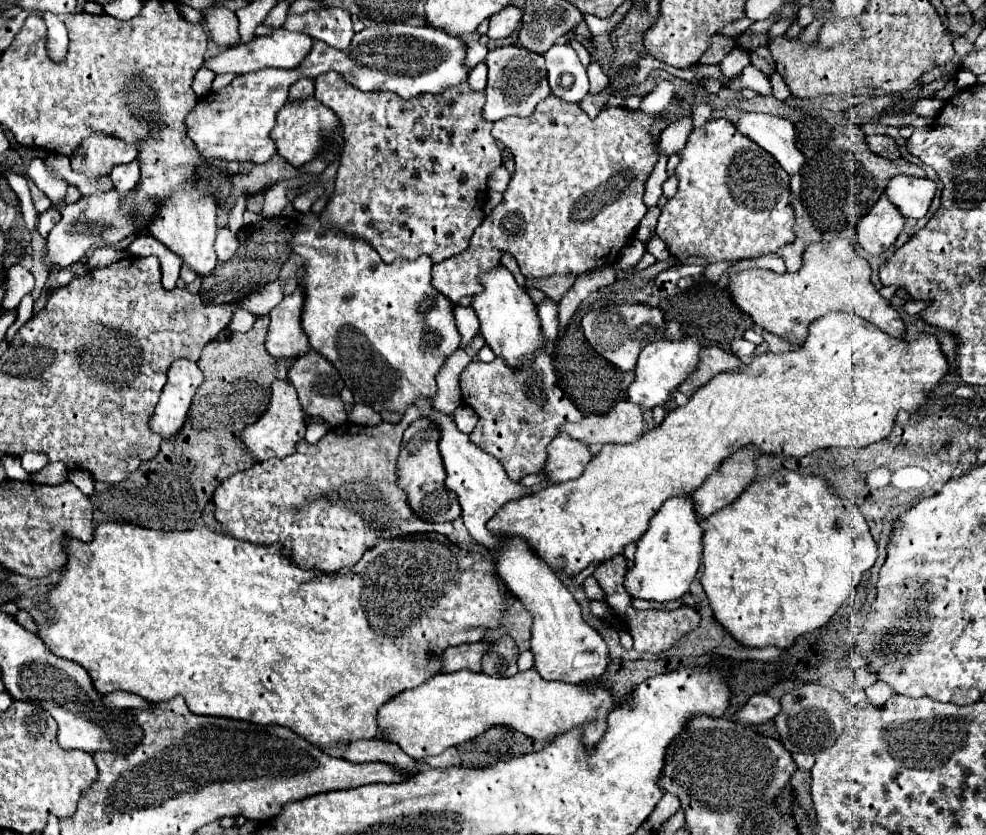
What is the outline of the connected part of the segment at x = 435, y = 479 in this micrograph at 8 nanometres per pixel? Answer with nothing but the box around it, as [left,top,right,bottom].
[396,419,460,523]

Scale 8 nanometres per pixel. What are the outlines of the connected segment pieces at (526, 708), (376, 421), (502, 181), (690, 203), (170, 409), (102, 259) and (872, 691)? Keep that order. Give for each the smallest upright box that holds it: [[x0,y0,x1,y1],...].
[[376,669,614,761],[348,405,382,425],[488,167,510,193],[668,119,794,267],[150,359,204,439],[88,247,126,271],[866,681,892,705]]

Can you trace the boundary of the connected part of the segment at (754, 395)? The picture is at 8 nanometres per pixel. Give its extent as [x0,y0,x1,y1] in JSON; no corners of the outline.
[487,311,950,575]

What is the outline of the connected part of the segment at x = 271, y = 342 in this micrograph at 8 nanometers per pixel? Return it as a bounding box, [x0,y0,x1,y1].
[266,285,310,359]

